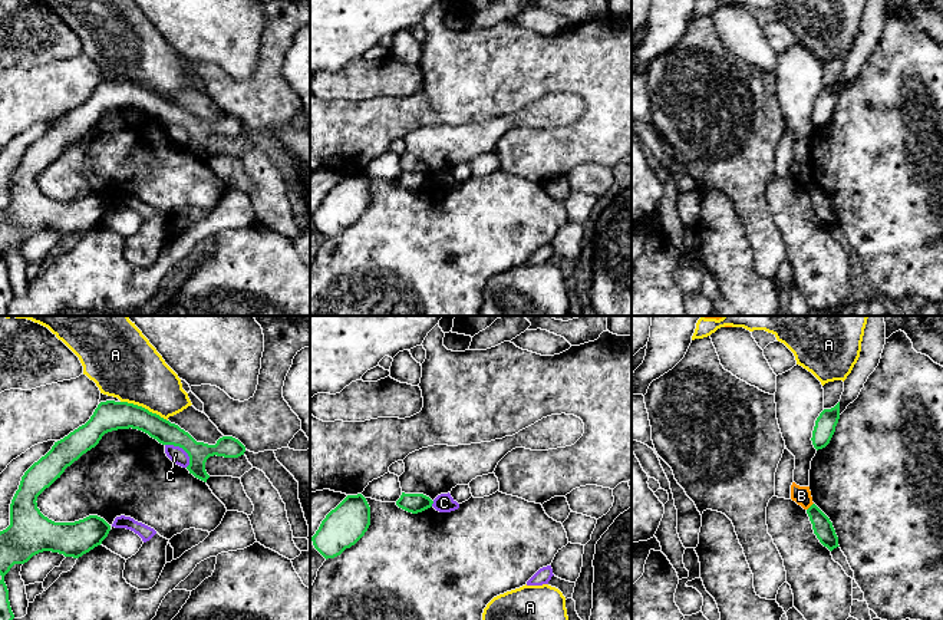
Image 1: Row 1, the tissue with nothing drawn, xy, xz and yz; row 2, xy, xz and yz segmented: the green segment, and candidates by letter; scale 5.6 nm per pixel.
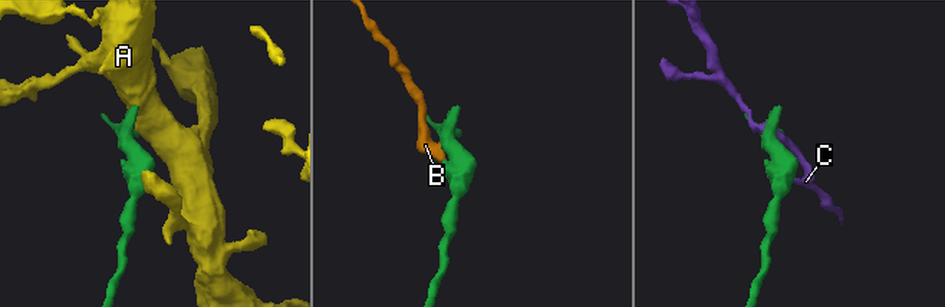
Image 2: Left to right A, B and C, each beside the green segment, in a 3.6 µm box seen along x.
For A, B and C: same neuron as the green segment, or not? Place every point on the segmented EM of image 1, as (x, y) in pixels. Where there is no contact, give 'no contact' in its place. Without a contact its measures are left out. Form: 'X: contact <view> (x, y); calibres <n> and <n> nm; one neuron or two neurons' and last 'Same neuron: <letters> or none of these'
A: contact xy (144, 408); calibres 170 and 360 nm; two neurons
B: contact yz (810, 507); calibres 110 and 100 nm; two neurons
C: contact xy (181, 447); calibres 130 and 90 nm; two neurons
Same neuron: none of these

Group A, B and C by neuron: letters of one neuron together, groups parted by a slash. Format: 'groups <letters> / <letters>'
groups A / B / C

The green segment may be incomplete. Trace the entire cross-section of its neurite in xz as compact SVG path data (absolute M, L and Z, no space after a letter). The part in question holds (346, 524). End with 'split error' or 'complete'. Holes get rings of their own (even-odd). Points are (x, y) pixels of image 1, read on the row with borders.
M362 494L347 495L322 521L311 537L314 548L327 560L355 545L370 525L370 507Z; complete

